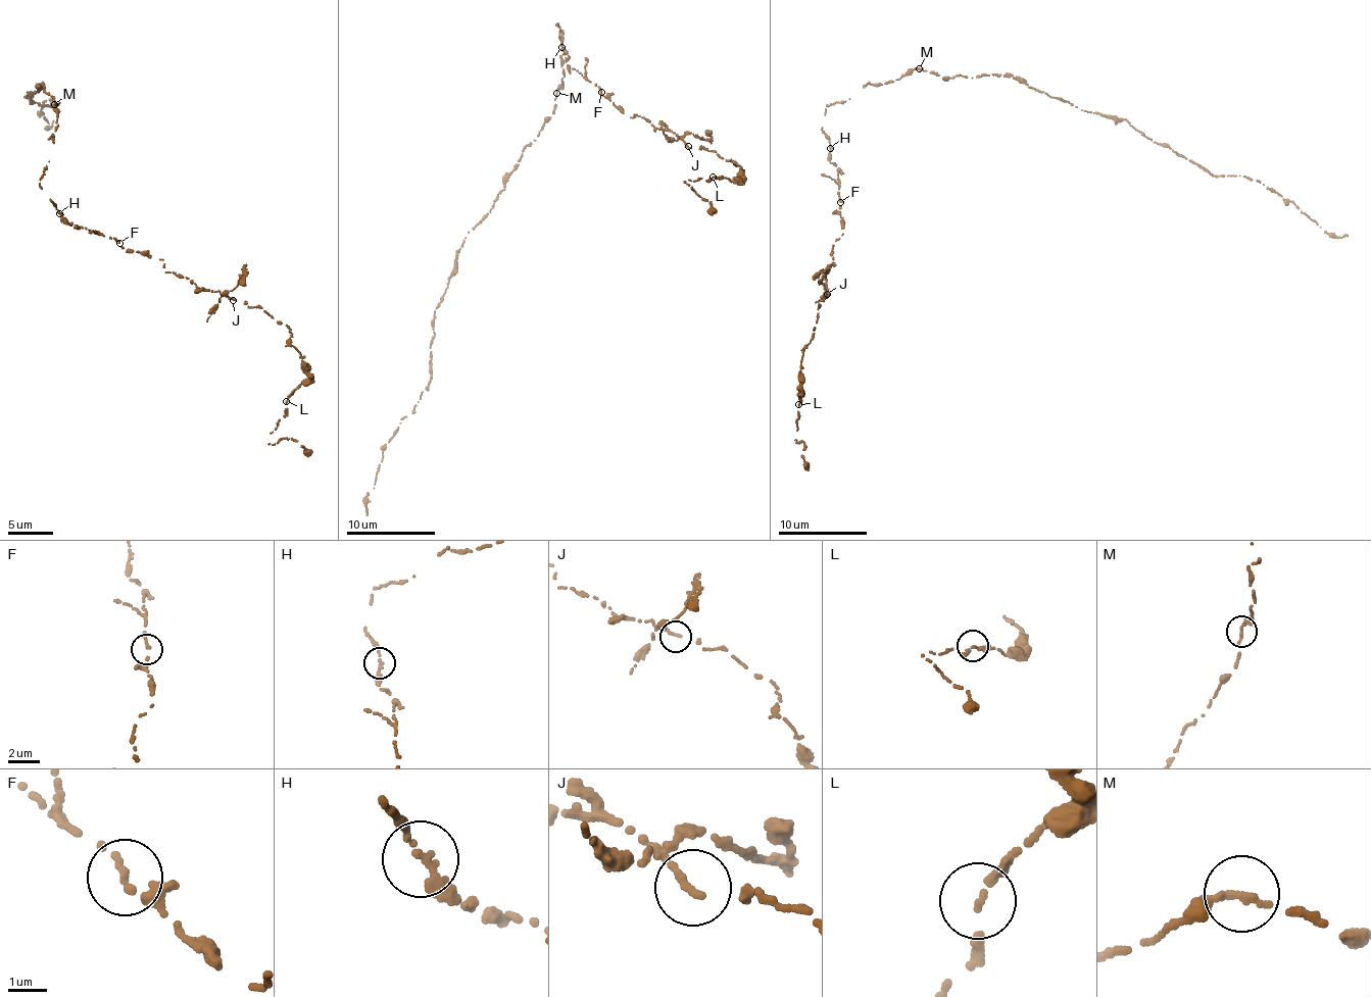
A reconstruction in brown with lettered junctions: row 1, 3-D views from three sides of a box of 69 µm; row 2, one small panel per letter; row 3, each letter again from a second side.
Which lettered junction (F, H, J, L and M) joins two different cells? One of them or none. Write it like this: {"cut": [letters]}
{"cut": ["M"]}

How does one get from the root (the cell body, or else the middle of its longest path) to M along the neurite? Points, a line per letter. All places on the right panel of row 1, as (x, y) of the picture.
M: (868, 83), (887, 84), (919, 68)

